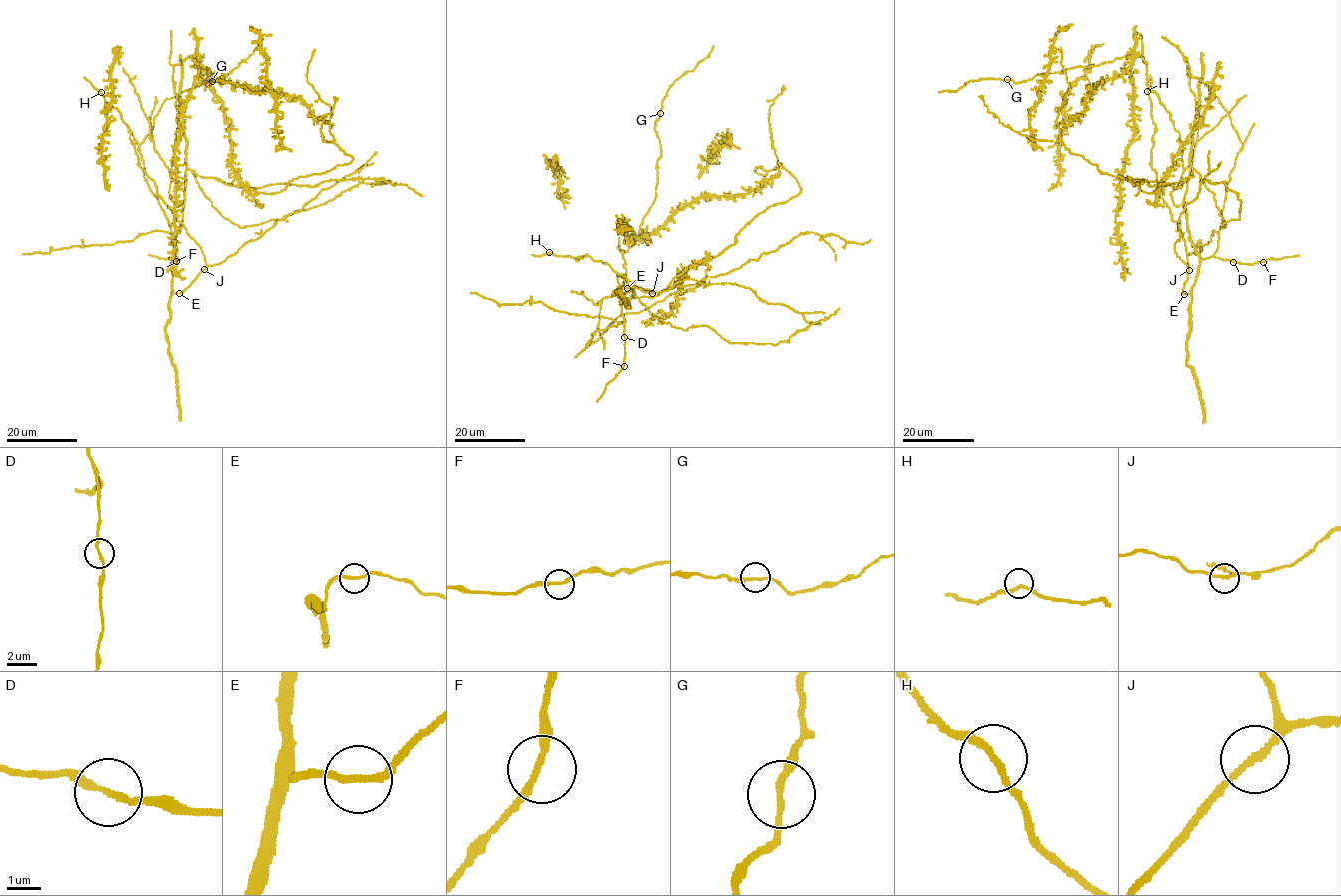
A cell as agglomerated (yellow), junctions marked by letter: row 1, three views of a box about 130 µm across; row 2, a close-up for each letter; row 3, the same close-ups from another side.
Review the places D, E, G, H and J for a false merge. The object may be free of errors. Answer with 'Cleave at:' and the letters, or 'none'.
Cleave at: none

